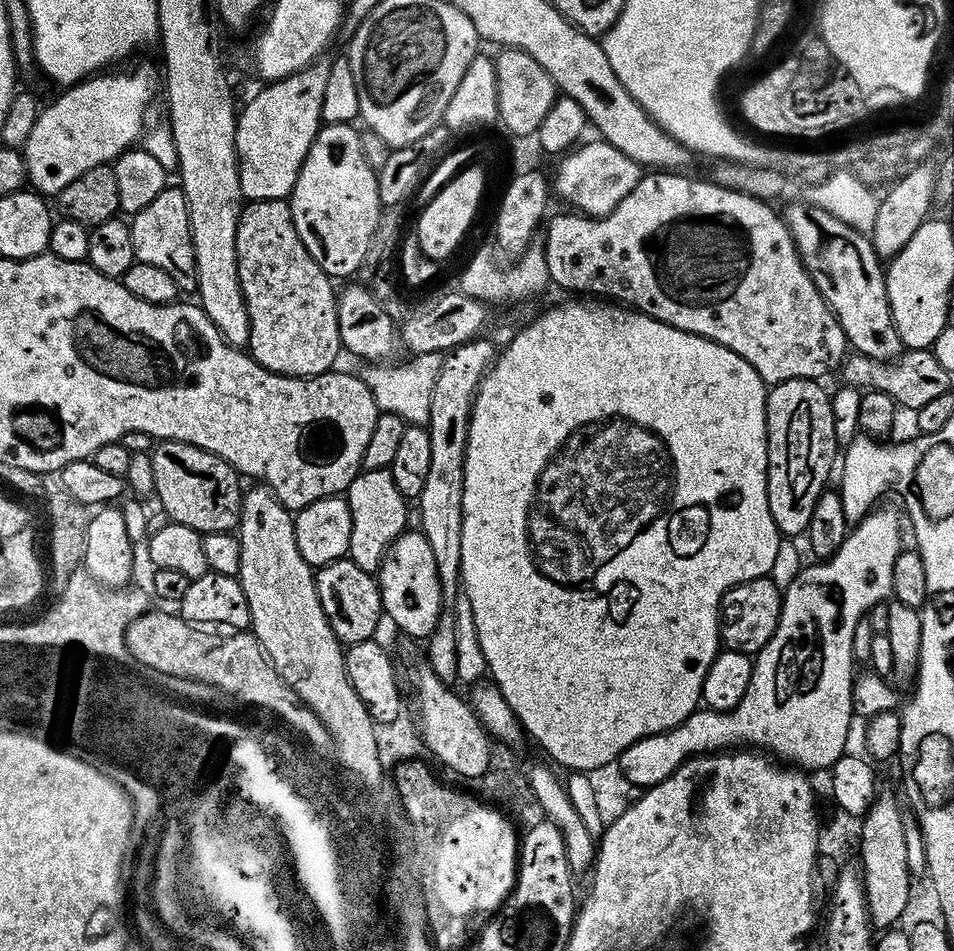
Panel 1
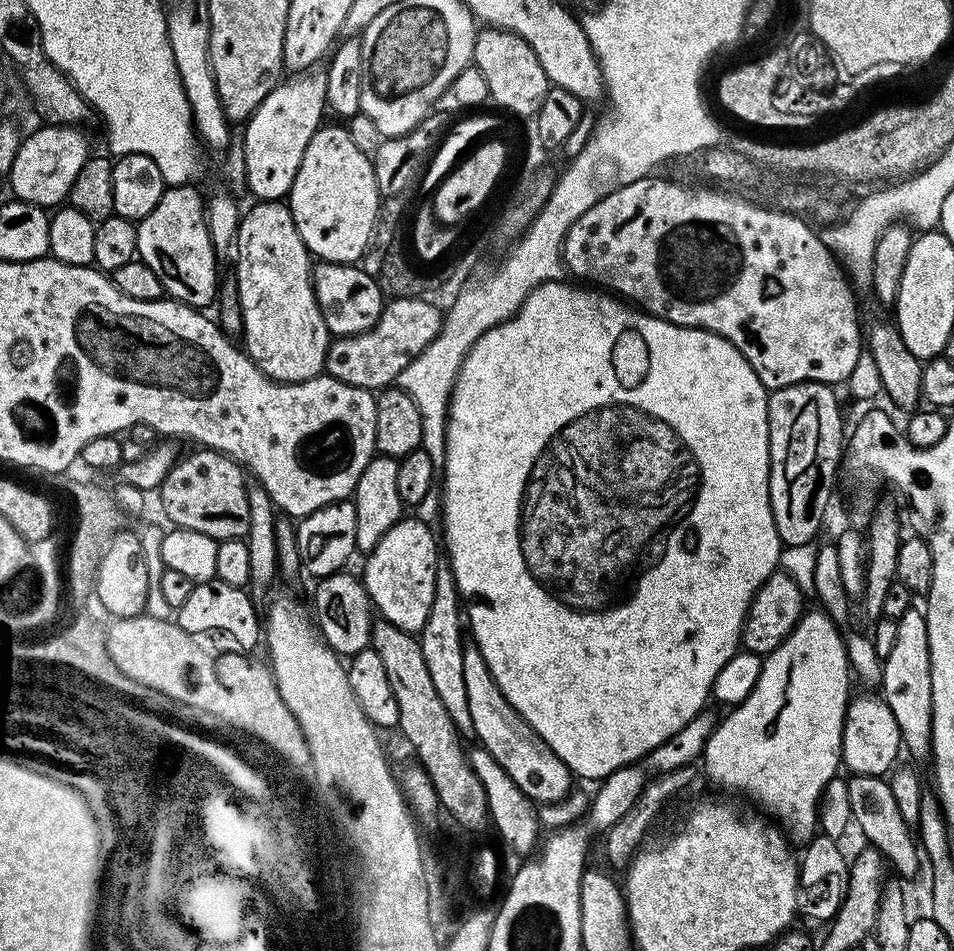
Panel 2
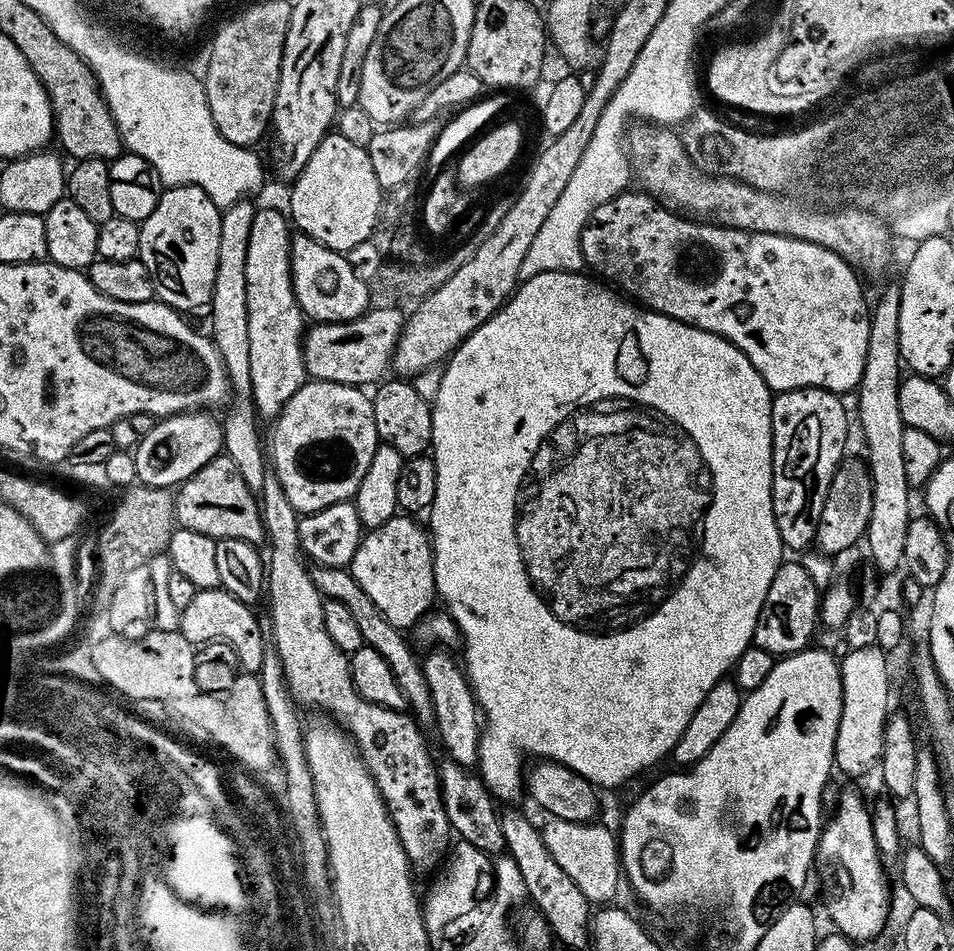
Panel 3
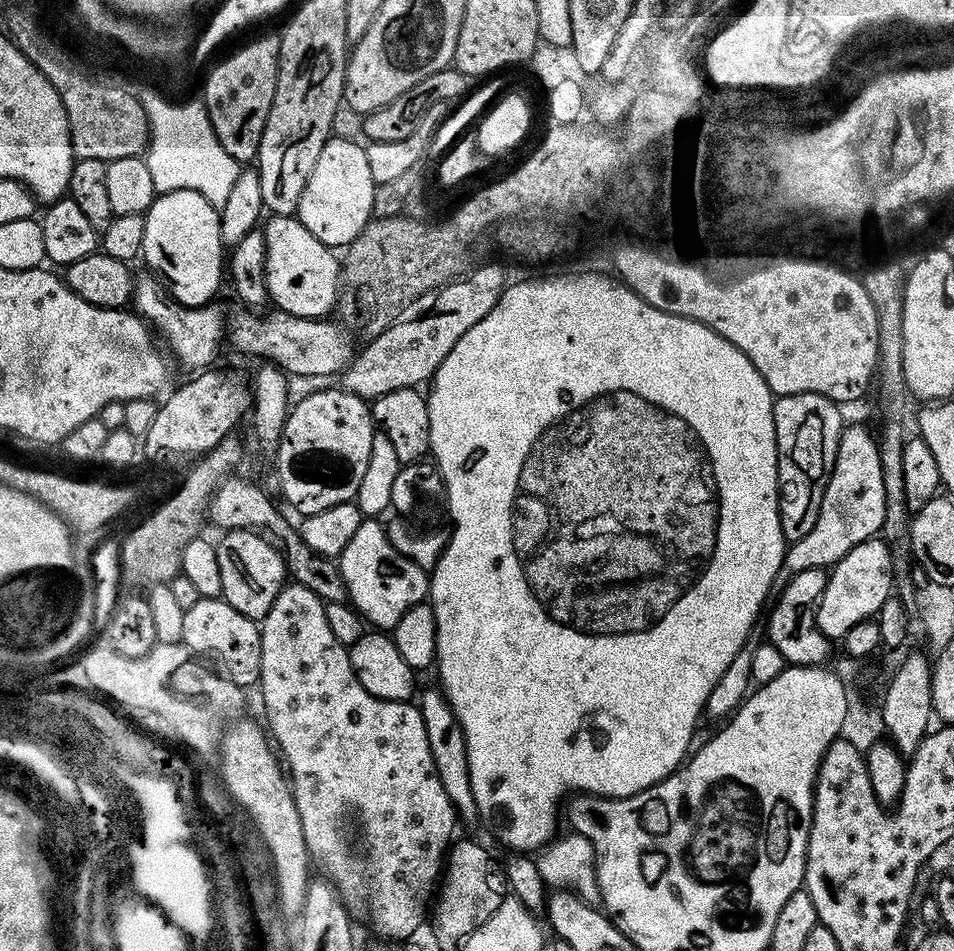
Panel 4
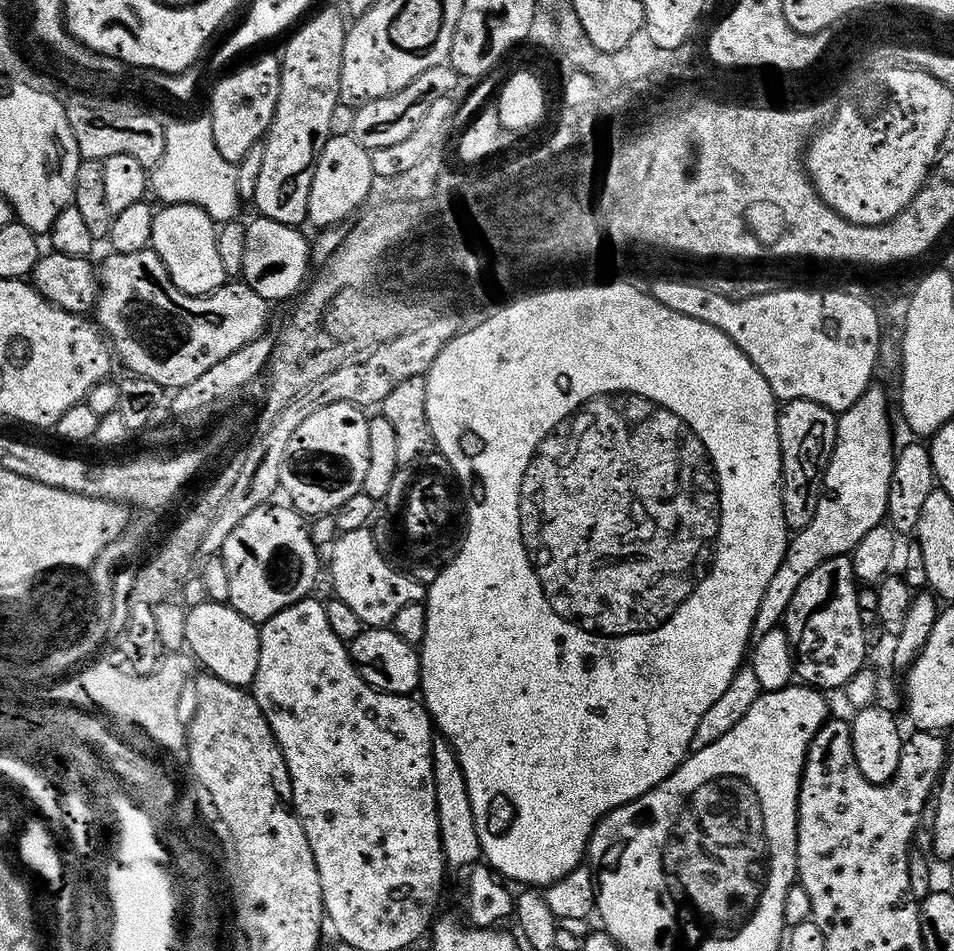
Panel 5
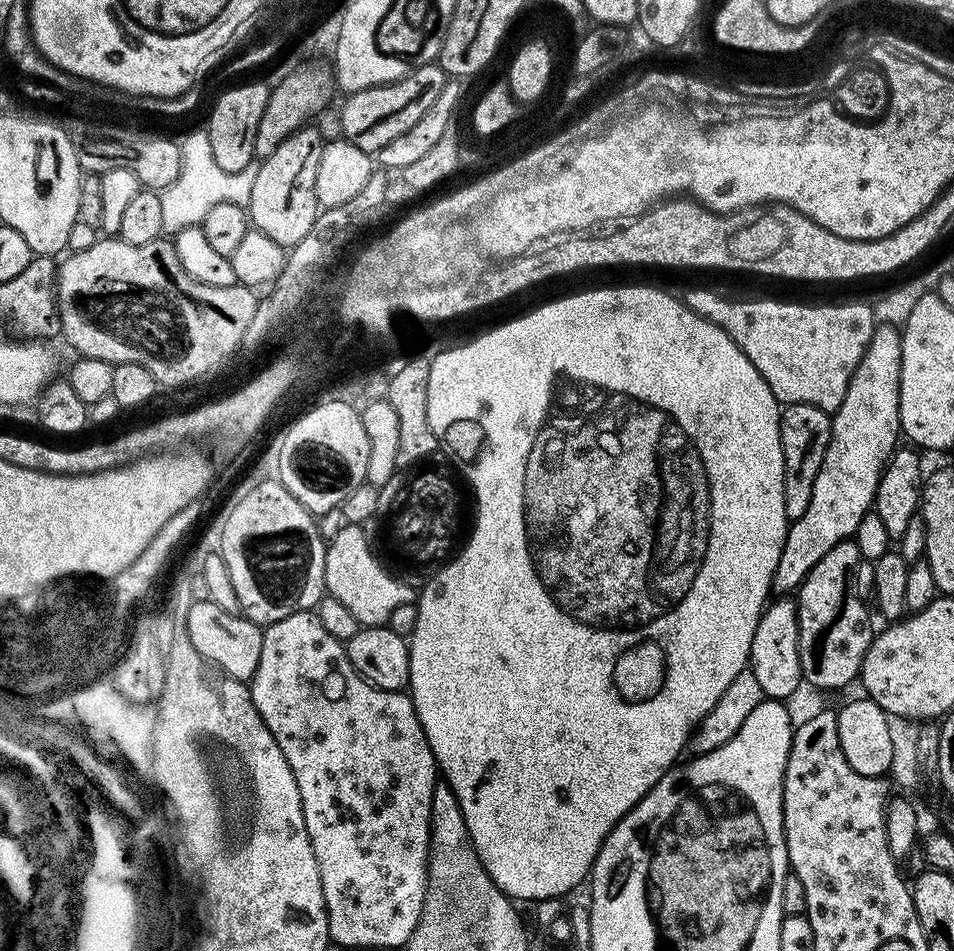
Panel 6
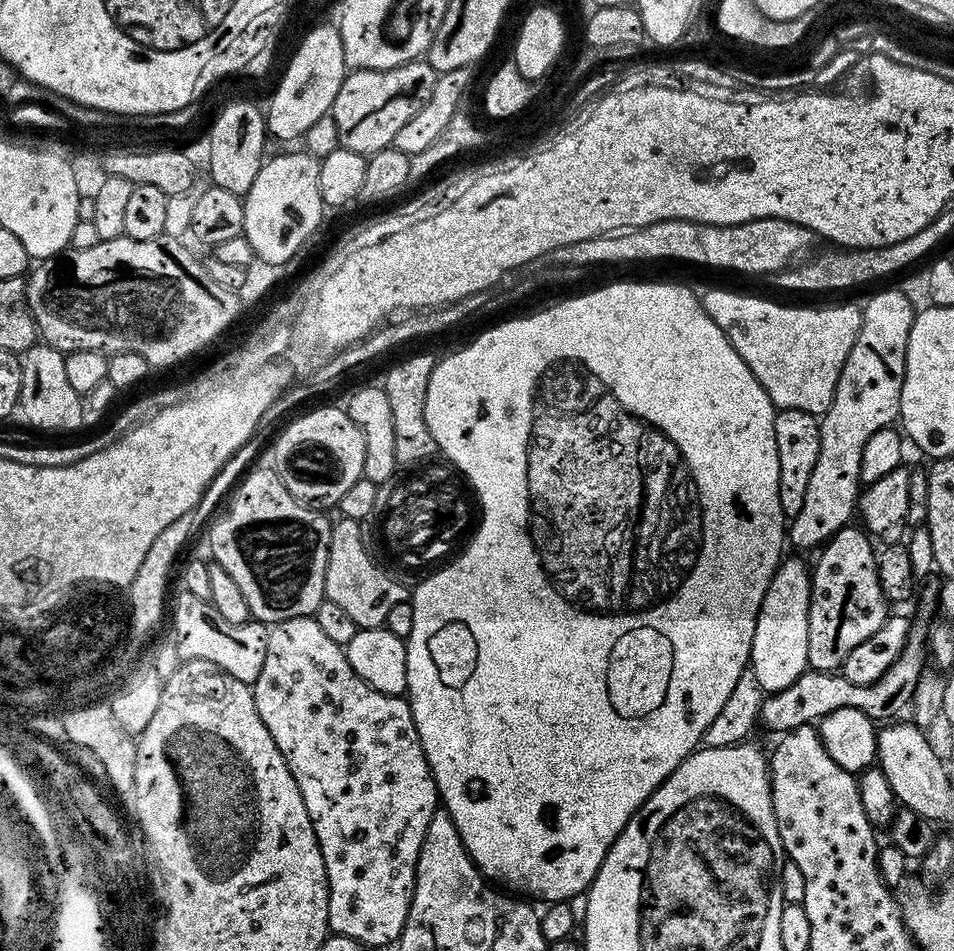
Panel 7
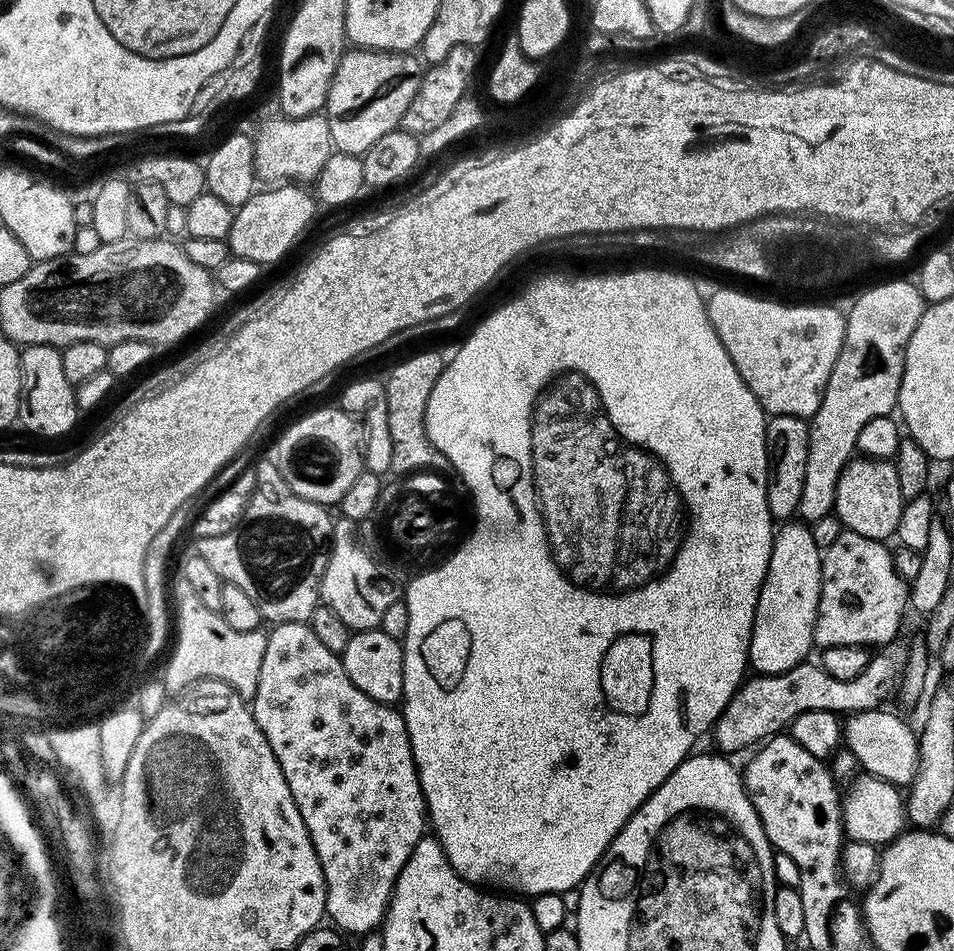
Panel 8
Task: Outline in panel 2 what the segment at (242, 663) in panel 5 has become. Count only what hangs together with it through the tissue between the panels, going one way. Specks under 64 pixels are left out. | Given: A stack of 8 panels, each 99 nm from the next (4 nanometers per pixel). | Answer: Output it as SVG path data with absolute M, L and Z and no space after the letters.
M207 580L194 584L186 602L175 609L174 623L184 632L201 634L200 632L225 632L233 640L235 647L249 650L262 640L262 616L258 606L252 601L251 595L244 588L230 586L230 582Z

